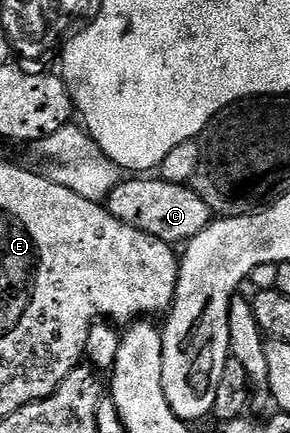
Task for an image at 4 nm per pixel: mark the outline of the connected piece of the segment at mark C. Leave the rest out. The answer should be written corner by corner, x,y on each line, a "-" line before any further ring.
159,176
129,178
132,178
129,182
128,179
121,180
106,199
109,214
114,215
119,222
145,230
150,236
169,244
187,244
213,221
212,210
198,197
191,185
170,184

